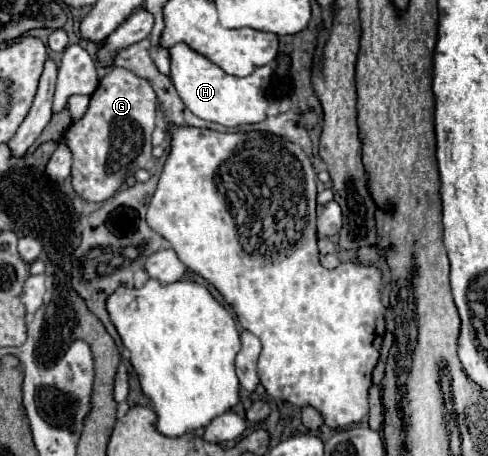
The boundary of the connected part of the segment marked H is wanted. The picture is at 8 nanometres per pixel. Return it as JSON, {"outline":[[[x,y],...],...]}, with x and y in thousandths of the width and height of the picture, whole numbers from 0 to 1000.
{"outline":[[[359,96],[346,110],[346,127],[350,127],[350,180],[363,193],[379,232],[400,254],[428,268],[449,268],[469,281],[539,268],[547,259],[551,219],[543,211],[543,197],[559,171],[559,145],[535,145],[502,171],[469,167],[420,123],[395,114],[383,96]]]}

